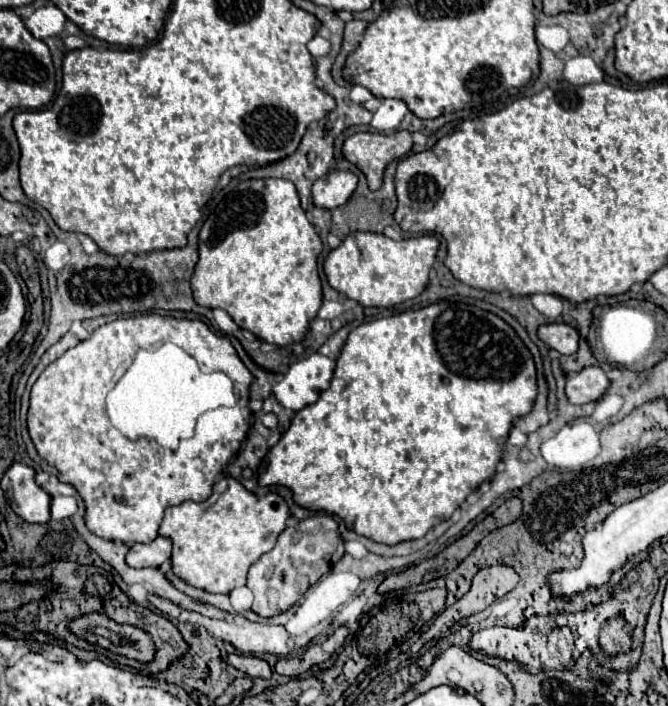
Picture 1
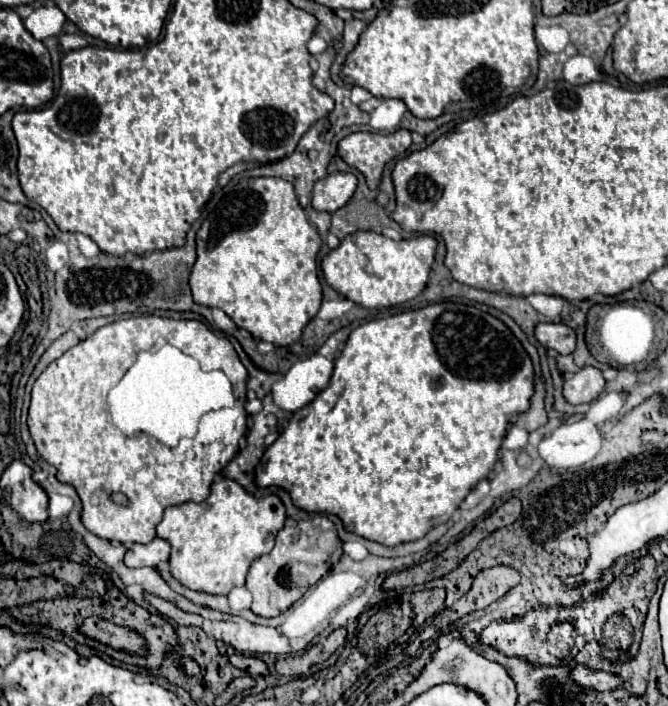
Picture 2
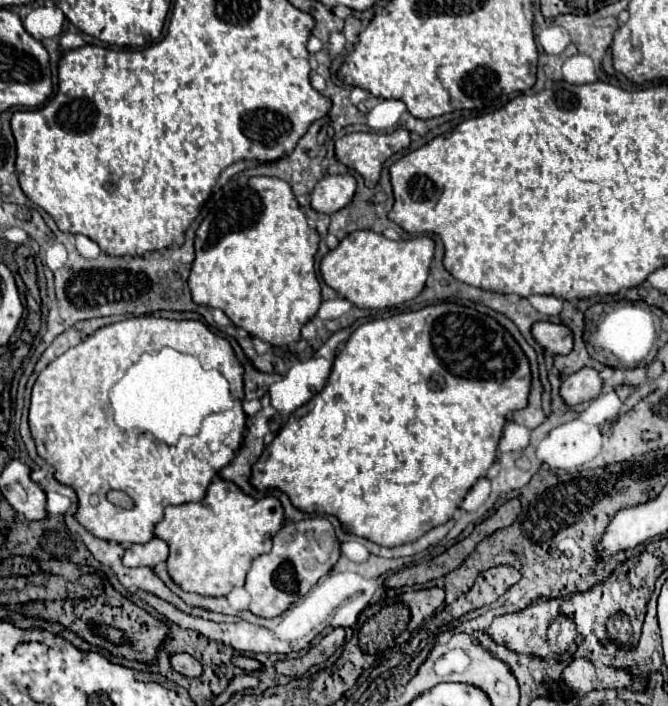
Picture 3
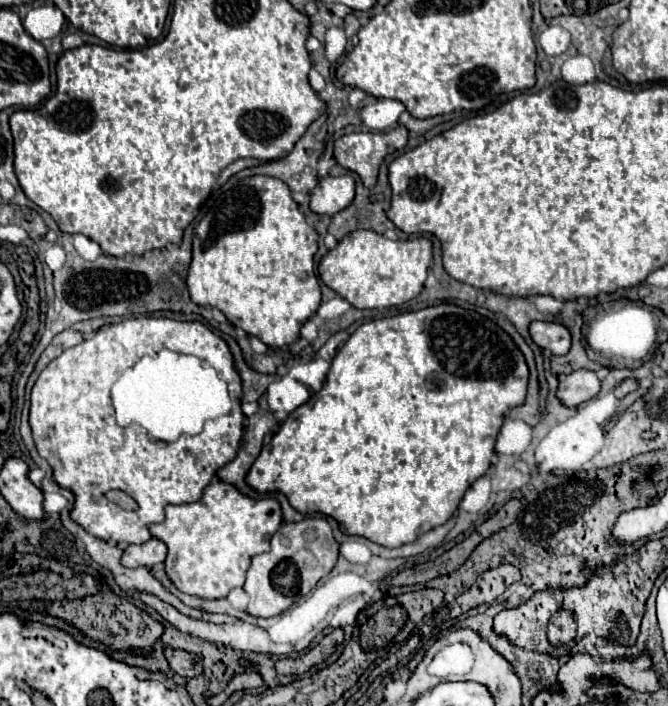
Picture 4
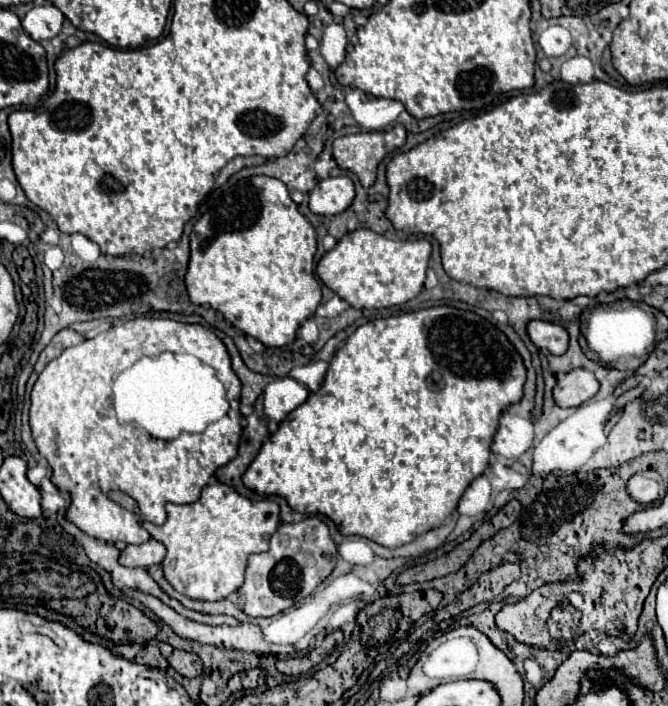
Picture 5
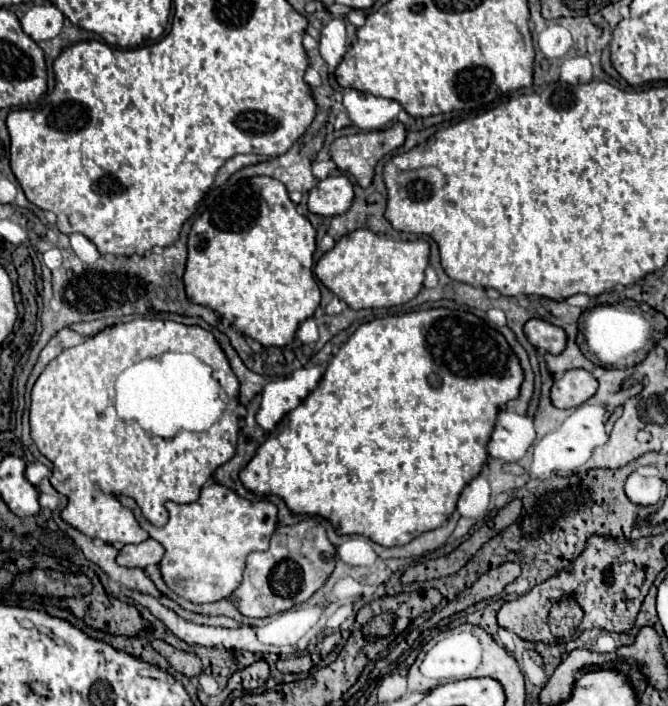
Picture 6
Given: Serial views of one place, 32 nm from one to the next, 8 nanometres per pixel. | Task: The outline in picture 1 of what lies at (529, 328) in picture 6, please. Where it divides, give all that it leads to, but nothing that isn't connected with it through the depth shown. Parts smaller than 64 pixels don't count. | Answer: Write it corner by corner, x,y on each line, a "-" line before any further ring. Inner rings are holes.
544,324
538,328
538,336
544,344
558,350
560,354
576,354
580,334
568,324

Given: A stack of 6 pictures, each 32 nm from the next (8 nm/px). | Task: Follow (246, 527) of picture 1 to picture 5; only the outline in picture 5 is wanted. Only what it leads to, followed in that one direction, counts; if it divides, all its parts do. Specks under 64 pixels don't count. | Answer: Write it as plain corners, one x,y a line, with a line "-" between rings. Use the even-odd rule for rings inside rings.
210,482
204,490
200,500
192,504
166,504
166,522
162,526
144,524
152,538
160,540
166,546
166,558
162,562
166,580
180,592
196,600
222,600
230,592
238,590
244,584
244,570
248,566
248,556
256,552
268,550
268,540
280,526
280,506
272,500
252,502
250,498
240,496
232,486
222,482

